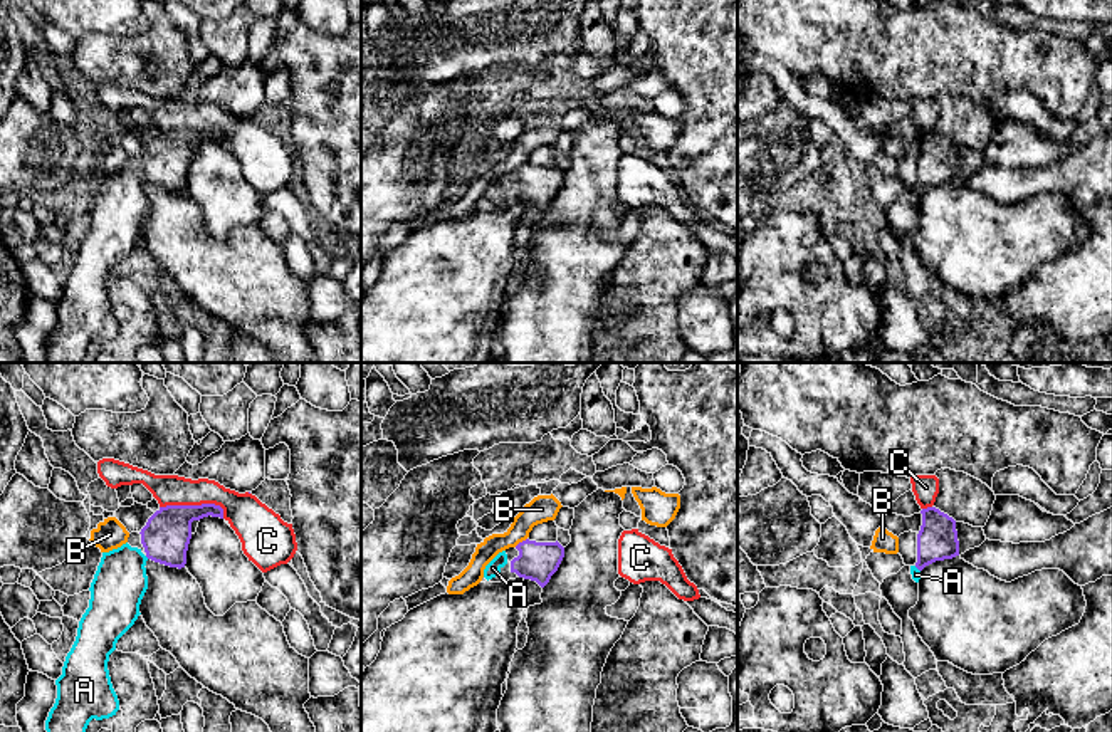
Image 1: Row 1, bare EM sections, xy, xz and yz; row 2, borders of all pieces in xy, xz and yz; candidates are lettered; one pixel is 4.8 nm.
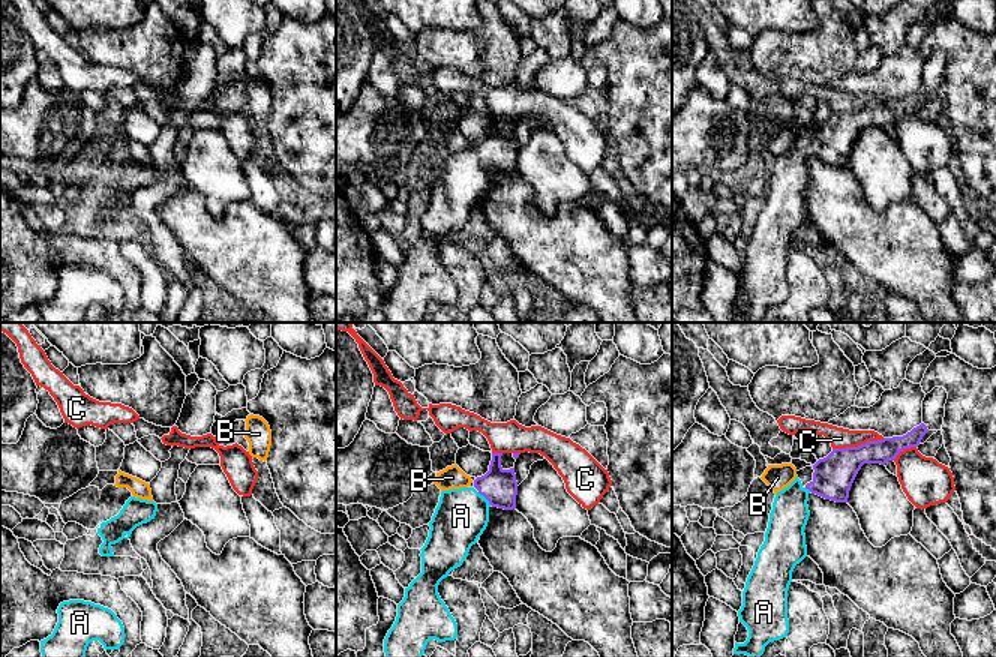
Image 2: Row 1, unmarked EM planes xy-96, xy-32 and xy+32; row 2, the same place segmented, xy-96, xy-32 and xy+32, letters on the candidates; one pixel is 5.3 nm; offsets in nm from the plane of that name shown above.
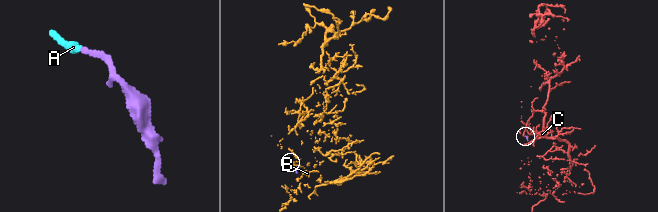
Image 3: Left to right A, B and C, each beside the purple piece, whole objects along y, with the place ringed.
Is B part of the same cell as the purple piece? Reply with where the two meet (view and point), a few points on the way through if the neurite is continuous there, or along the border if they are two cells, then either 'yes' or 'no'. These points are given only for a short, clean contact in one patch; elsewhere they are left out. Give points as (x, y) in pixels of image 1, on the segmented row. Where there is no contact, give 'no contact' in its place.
meets purple in xz at (519, 543); border along xz (526, 538), (514, 546); no

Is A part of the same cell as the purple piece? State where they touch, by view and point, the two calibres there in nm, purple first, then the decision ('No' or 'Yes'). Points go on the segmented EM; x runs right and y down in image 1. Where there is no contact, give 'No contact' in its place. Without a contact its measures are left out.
Touches purple at yz (917, 568). Thickness 190 nm (purple) against 50 nm. Yes

